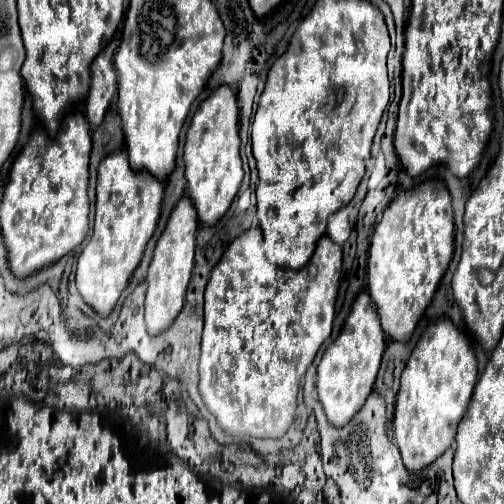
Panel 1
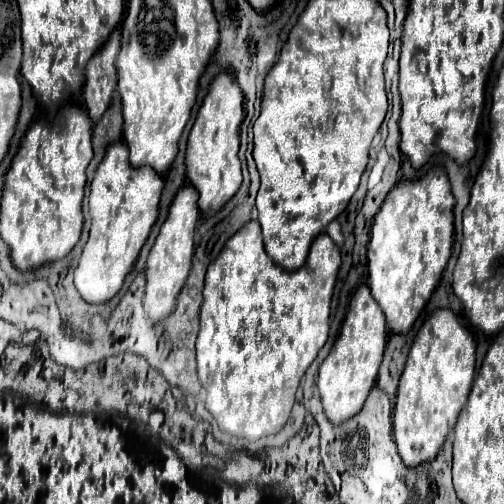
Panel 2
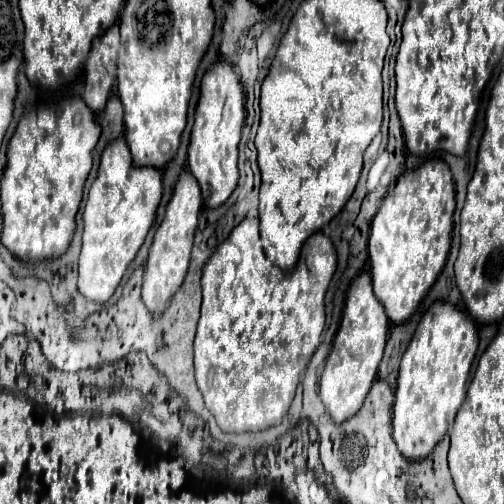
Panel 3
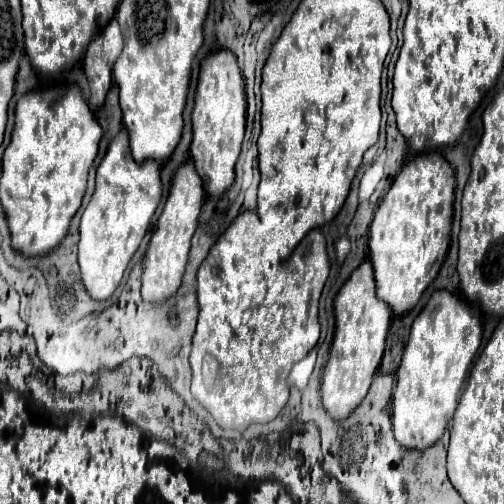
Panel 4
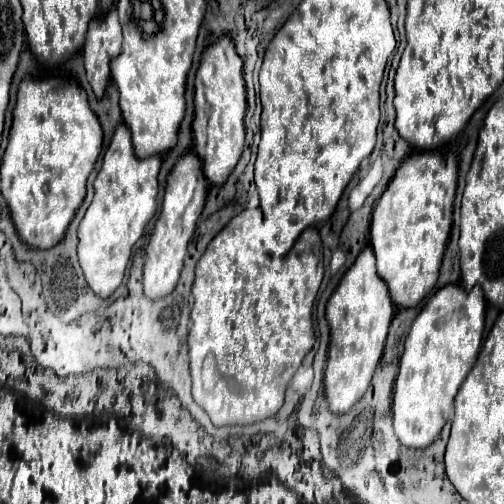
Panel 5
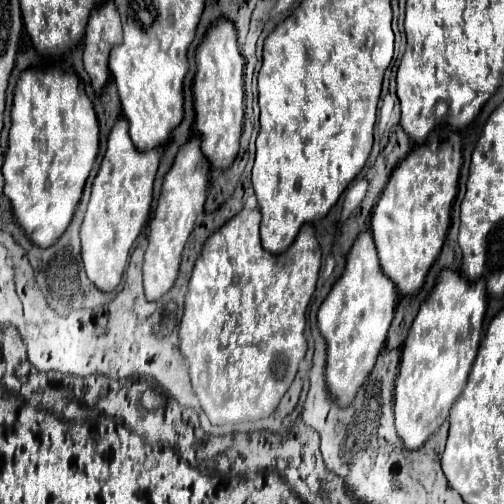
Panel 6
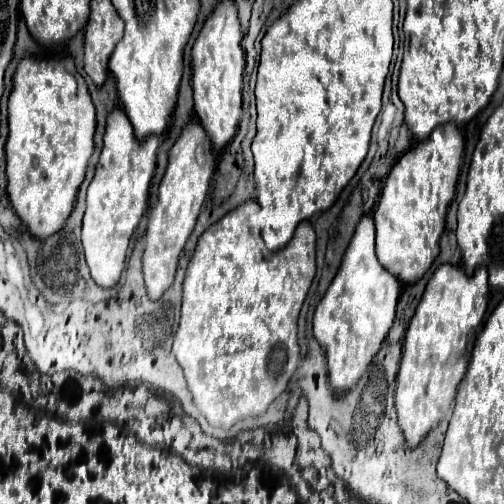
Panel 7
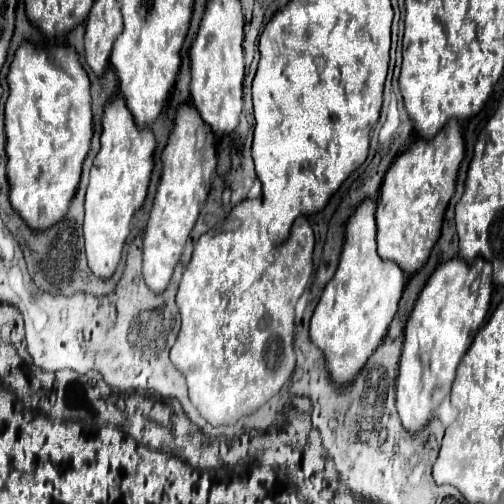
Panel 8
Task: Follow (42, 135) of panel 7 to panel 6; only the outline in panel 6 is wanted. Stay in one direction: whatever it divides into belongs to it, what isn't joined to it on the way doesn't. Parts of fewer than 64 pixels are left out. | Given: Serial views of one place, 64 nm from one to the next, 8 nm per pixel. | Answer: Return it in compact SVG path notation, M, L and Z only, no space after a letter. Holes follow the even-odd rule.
M52 66L48 70L32 68L24 72L14 92L12 128L8 134L8 150L2 166L2 176L4 196L10 200L12 212L30 242L34 242L40 248L48 248L58 240L58 236L64 234L82 198L84 182L94 166L98 150L100 126L80 78L62 66Z

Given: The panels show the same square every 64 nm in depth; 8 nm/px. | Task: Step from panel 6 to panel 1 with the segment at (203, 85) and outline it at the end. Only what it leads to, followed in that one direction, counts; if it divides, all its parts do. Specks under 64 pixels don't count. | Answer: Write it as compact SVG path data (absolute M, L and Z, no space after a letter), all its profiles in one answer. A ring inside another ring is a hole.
M218 88L210 94L192 118L186 132L184 164L186 164L186 194L198 212L198 220L206 226L214 226L230 208L242 184L242 158L240 158L240 136L238 136L238 100L230 88Z

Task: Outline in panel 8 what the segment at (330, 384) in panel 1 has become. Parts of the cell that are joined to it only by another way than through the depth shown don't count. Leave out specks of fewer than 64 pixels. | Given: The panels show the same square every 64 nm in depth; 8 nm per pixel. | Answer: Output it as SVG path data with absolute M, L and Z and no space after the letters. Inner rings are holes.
M364 200L346 226L346 242L334 278L326 284L310 320L310 338L324 352L330 378L348 384L364 368L372 352L388 332L404 290L404 272L398 264L384 262L376 254L376 204Z

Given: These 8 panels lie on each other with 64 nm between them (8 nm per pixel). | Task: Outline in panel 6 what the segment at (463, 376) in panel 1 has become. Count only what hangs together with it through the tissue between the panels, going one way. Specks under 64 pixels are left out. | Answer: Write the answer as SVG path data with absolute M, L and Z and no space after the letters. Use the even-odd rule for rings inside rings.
M452 270L440 274L436 288L420 306L402 348L400 372L394 388L396 430L406 448L418 450L448 418L474 364L482 340L484 312L484 284L464 284L464 278Z

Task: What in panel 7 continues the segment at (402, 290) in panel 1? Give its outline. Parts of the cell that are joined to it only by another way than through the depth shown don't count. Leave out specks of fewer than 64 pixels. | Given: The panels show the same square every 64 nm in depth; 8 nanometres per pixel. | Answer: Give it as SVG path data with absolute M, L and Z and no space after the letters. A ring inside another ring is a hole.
M442 124L428 140L410 148L390 170L376 210L376 254L380 264L400 282L414 284L430 268L440 252L440 236L446 226L446 212L456 194L464 138L456 124Z

